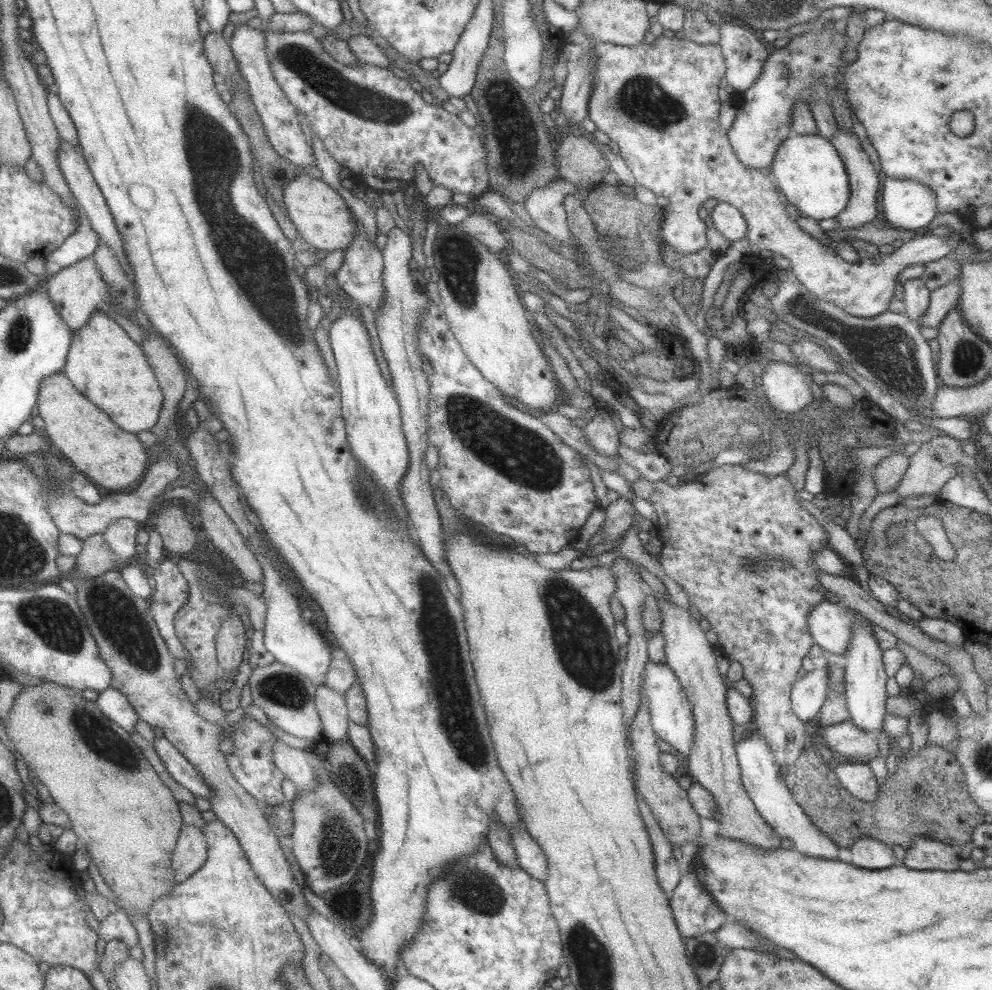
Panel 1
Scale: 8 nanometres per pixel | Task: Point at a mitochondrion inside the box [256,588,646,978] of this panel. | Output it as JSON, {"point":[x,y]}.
{"point":[339,848]}

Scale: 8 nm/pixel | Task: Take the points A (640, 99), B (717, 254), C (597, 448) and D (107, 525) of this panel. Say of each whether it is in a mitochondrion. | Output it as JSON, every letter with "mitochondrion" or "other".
{"A":"mitochondrion","B":"other","C":"other","D":"other"}

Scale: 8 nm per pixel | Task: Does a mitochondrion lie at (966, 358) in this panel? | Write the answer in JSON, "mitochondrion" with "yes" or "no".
{"mitochondrion":"yes"}

